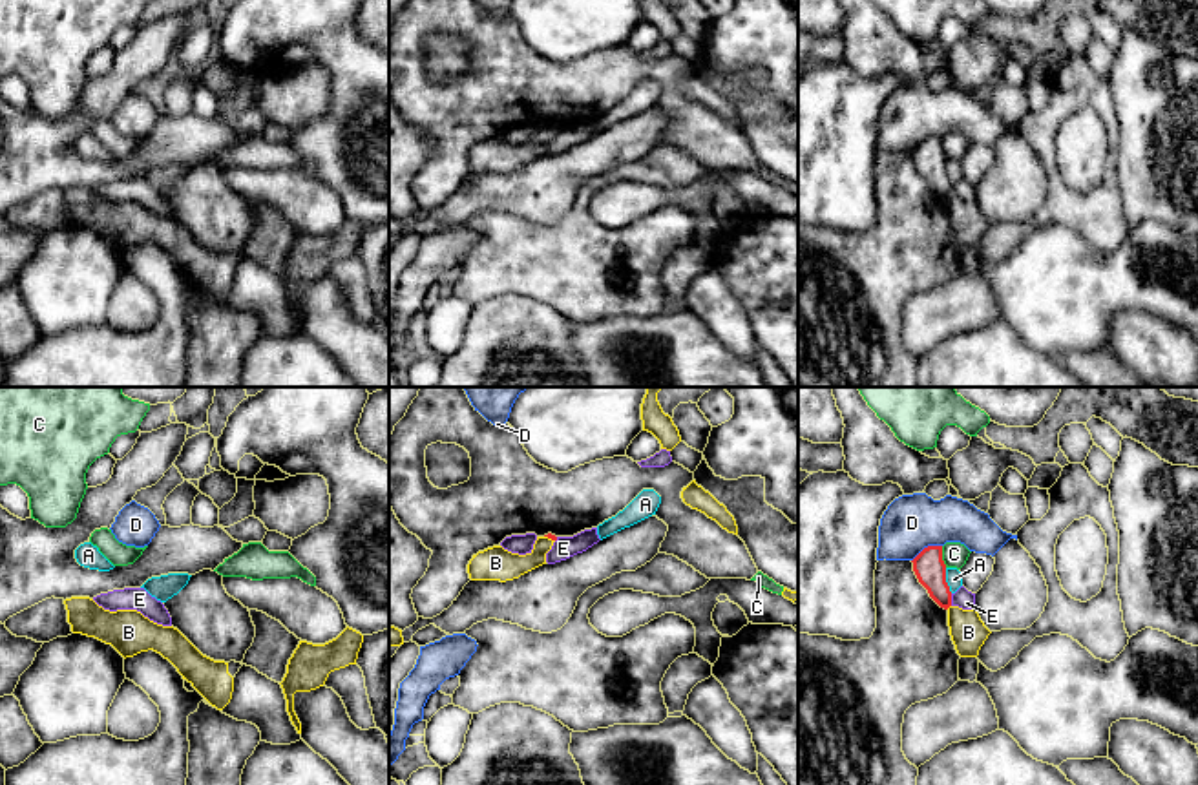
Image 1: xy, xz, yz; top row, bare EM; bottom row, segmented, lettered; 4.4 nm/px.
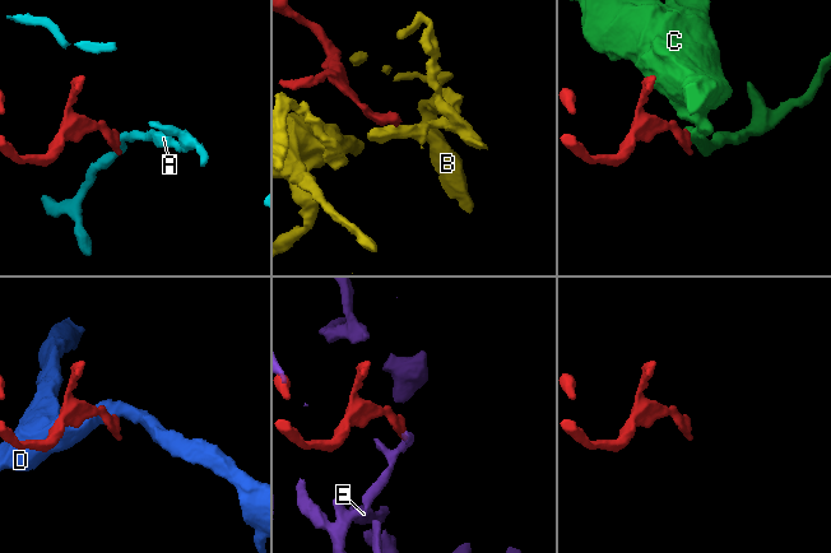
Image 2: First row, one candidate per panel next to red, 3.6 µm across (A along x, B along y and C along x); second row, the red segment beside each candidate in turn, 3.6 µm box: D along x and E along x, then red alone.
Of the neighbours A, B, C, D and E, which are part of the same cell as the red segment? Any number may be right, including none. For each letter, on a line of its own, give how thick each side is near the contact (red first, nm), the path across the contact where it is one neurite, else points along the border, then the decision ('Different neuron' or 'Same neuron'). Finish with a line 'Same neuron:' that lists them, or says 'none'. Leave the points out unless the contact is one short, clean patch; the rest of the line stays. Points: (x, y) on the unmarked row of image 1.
A: Thickness 140 nm (red) against 70 nm. Boundary: yz (945, 159), (945, 170), (952, 183). Different neuron
B: Thickness 140 nm (red) against 160 nm. Path across: yz (928, 157), (948, 198), (968, 223). Same neuron
C: Thickness 140 nm (red) against 110 nm. Boundary: yz (941, 137), (941, 148), (946, 157). Different neuron
D: Thickness 140 nm (red) against 260 nm. Boundary: yz (941, 136), (930, 136), (912, 152). Different neuron
E: Thickness 140 nm (red) against 90 nm. Different neuron
Same neuron: B

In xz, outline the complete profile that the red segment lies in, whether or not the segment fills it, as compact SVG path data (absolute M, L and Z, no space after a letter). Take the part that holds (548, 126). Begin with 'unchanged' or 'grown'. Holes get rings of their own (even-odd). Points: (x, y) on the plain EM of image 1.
grown; M555 126L537 128L533 141L526 146L511 144L502 137L493 137L473 146L468 155L471 172L513 172L520 166L546 155L546 144L552 141Z

